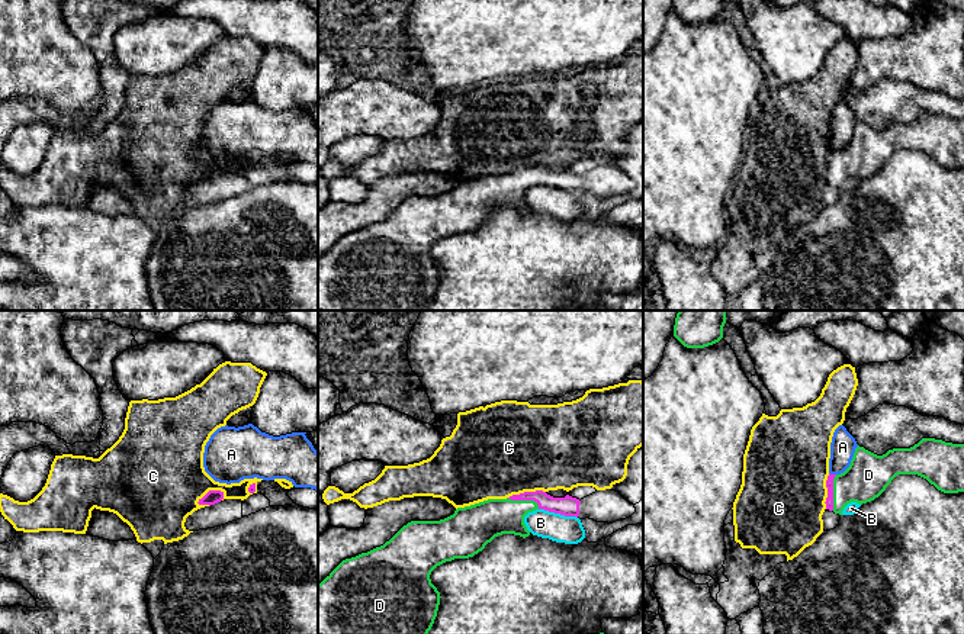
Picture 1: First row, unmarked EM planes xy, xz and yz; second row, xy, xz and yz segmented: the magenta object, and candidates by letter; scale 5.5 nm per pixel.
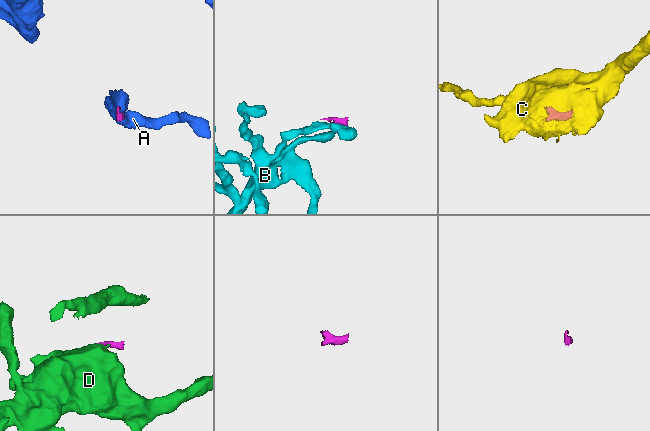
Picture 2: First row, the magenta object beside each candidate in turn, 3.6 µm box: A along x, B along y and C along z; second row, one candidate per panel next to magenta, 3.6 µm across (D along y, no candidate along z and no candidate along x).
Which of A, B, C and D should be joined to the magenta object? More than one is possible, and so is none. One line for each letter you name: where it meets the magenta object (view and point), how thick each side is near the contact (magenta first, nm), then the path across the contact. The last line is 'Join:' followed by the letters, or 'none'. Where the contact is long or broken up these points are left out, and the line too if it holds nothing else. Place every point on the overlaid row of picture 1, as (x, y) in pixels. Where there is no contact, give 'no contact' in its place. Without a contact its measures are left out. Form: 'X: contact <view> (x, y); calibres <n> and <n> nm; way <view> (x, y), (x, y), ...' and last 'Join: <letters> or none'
D: contact xz (524, 499); calibres 110 and 220 nm; way xz (568, 505), (524, 499), (507, 515), (487, 520)
Join: D

